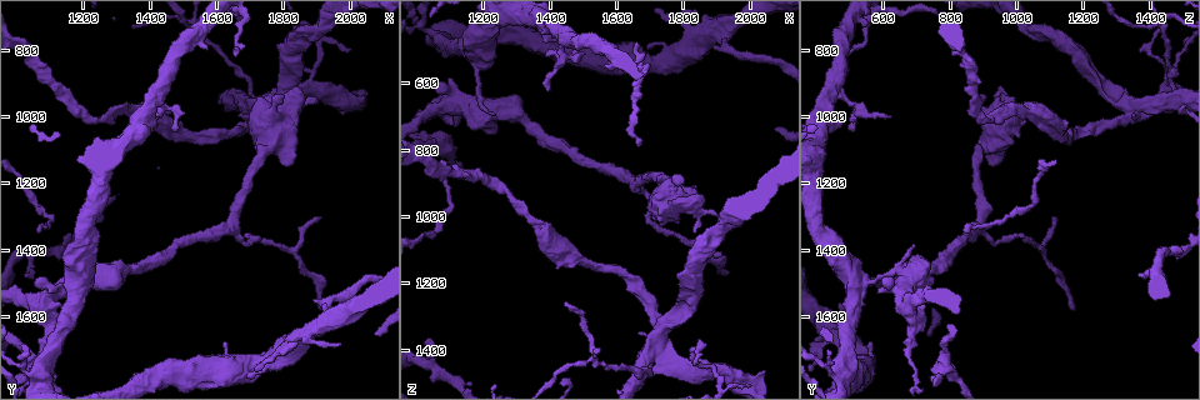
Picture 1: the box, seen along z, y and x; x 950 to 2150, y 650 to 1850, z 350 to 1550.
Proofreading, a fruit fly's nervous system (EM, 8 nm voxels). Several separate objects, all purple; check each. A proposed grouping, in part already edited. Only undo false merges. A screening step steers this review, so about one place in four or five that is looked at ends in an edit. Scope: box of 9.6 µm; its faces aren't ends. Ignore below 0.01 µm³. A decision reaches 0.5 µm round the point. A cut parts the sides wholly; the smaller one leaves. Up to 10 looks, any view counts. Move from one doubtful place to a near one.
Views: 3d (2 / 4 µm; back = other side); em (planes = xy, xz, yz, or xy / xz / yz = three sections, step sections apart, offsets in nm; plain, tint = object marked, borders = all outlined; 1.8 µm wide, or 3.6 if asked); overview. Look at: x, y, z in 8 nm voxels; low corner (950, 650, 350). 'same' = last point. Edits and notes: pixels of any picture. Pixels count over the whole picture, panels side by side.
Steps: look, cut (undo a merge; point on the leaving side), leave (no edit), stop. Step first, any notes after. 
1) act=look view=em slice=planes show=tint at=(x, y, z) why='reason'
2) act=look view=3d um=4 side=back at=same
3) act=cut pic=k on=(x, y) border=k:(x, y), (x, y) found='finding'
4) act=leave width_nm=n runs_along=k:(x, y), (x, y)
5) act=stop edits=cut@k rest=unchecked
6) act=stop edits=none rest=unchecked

act=look view=em slice=yz step=8 show=tint at=(1070, 1760, 490) why='small branch off a trunk'

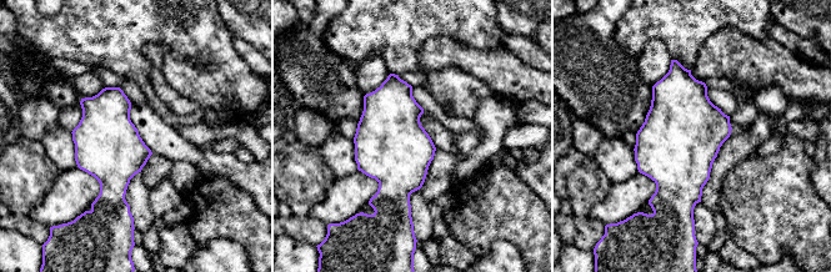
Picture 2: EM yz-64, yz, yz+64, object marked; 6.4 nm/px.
act=look view=em slice=planes show=tint at=same

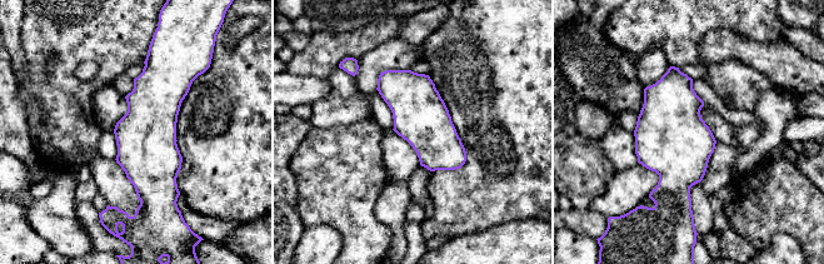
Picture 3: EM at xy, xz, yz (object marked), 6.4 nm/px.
act=leave found='one cell here'

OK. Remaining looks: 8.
act=look view=em um=3.6 slice=xz step=4 show=tint at=(1210, 1460, 660) why='a fork'

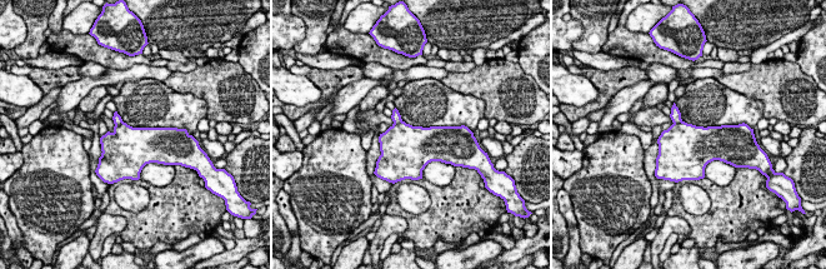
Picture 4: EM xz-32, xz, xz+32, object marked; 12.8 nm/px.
act=look view=em um=3.6 slice=planes show=borders at=same

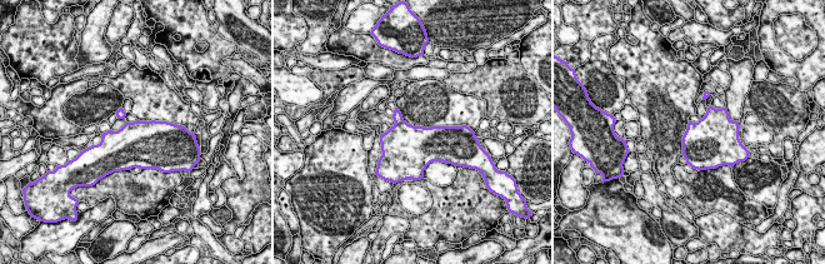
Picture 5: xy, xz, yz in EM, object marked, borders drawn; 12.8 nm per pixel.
act=cut pic=5 on=(404, 142) border=5:(404, 121), (395, 124) found='a second cell is stuck on'

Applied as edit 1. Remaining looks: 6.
act=look view=em um=3.6 slice=planes show=plain at=(1660, 1750, 520)

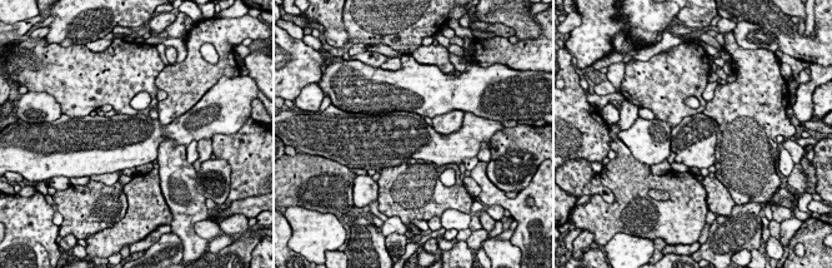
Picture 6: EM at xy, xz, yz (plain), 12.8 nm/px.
act=look view=em um=3.6 slice=planes show=tint at=same

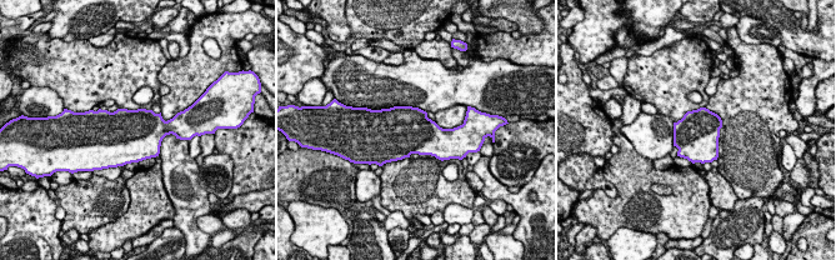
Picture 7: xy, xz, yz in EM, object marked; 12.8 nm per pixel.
act=leave found='all the same cell'

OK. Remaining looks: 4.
act=look view=3d um=4 at=(1740, 980, 1350) why='sharp bend'

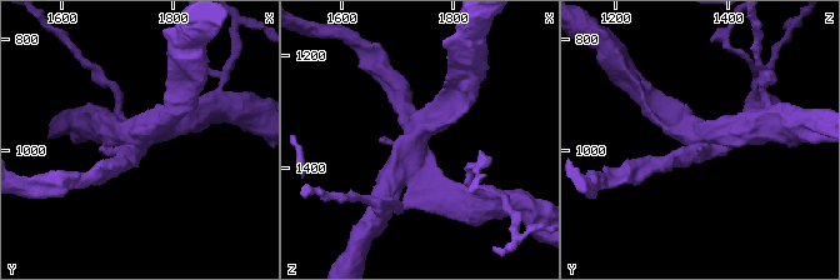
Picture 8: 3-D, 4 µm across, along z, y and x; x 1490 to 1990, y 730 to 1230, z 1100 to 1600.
act=look view=em slice=planes show=tint at=(1730, 980, 1345)

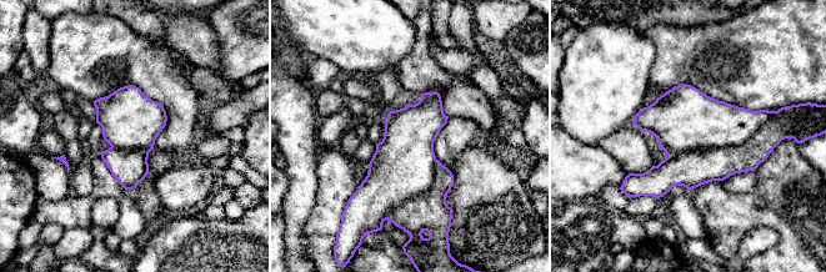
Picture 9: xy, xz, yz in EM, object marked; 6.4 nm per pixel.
act=cut pic=9 on=(692, 120) border=9:(774, 112), (741, 144), (666, 154) found='a second cell is stuck on'

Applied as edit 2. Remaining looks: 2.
act=stop edits=cut@5,cut@9 rest=unchecked

